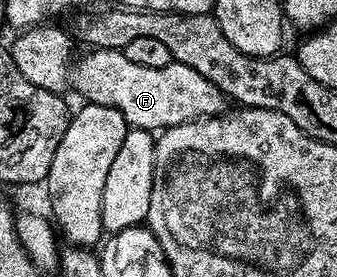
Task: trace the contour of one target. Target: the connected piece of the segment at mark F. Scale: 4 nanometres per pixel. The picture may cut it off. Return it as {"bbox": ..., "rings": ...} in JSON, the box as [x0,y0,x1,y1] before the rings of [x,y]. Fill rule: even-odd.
{"bbox":[72,49,228,132],"rings":[[[91,49],[82,59],[75,61],[72,66],[72,86],[83,94],[87,103],[104,104],[108,108],[116,108],[120,116],[124,116],[127,127],[136,130],[161,132],[176,124],[194,122],[198,118],[212,118],[227,109],[228,99],[225,94],[212,84],[212,80],[204,80],[200,72],[188,68],[188,64],[170,62],[164,68],[143,68],[140,64],[132,64],[128,56],[121,50]]]}

